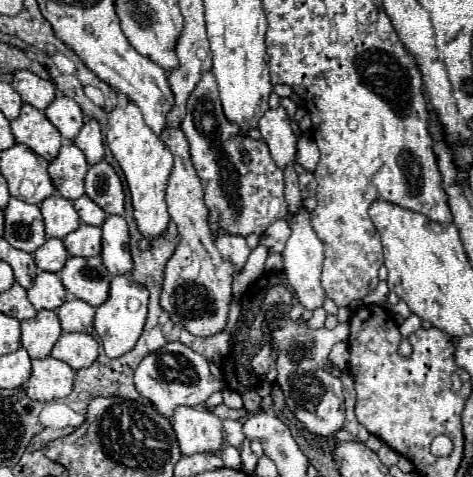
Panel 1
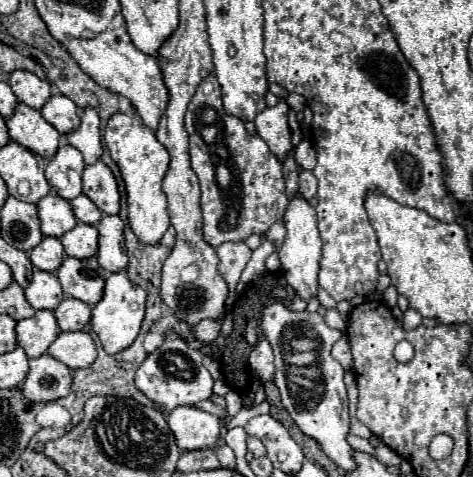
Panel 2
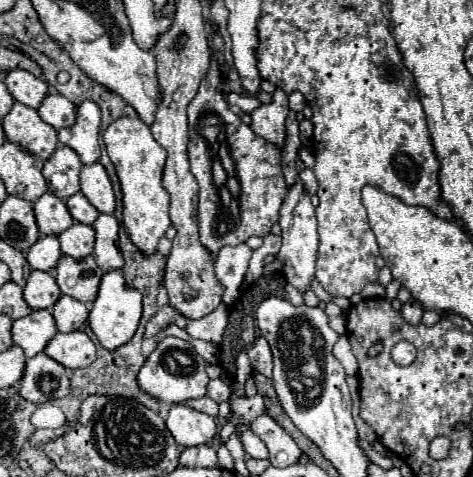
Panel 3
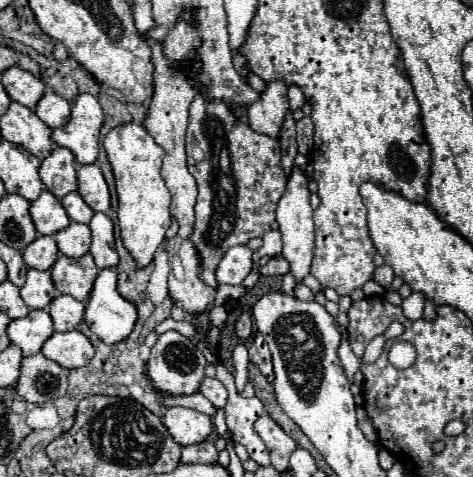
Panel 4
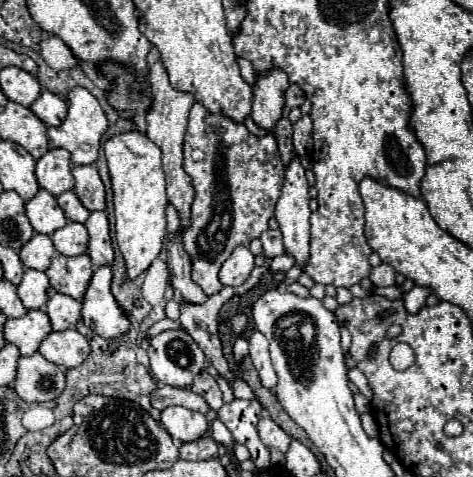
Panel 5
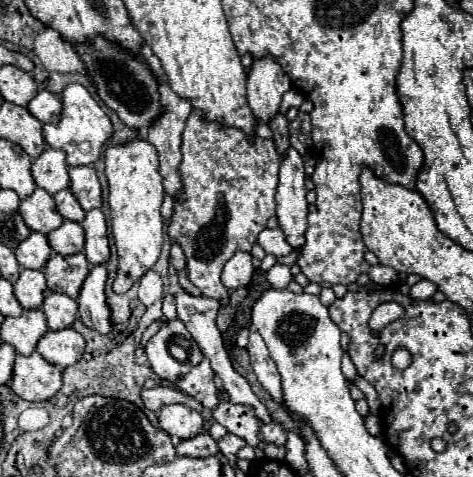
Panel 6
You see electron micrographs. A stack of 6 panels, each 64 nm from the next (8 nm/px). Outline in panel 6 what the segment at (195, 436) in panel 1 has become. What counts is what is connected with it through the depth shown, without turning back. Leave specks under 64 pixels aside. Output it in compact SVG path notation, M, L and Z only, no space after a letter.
M168 404L158 410L158 424L170 436L178 436L182 440L192 438L202 432L202 416L200 412L188 408L186 404Z

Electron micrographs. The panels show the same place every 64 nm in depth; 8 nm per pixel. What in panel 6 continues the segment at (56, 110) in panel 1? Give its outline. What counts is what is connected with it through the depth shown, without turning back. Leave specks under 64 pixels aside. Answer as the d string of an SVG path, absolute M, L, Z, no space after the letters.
M38 90L38 94L28 102L26 108L40 122L56 122L60 116L60 100L48 90Z

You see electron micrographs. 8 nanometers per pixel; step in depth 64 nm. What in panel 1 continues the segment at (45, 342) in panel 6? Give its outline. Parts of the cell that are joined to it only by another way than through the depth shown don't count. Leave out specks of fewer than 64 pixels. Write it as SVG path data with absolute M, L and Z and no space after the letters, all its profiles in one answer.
M64 332L58 342L54 344L52 352L54 358L66 362L70 368L80 370L88 368L98 356L98 342L84 332Z

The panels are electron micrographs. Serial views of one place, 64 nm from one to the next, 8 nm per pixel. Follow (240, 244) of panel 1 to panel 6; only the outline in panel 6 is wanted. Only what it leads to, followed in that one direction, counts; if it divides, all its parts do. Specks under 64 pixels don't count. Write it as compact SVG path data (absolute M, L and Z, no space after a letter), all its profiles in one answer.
M236 252L222 270L222 284L228 290L242 288L252 280L252 272L252 256L248 252Z

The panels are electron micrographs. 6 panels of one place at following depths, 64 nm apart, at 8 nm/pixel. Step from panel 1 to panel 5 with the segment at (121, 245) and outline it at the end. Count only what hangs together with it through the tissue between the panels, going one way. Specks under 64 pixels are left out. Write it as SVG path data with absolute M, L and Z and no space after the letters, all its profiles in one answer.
M92 212L84 224L88 228L88 256L92 258L94 266L112 264L114 250L110 242L110 226L104 212Z

